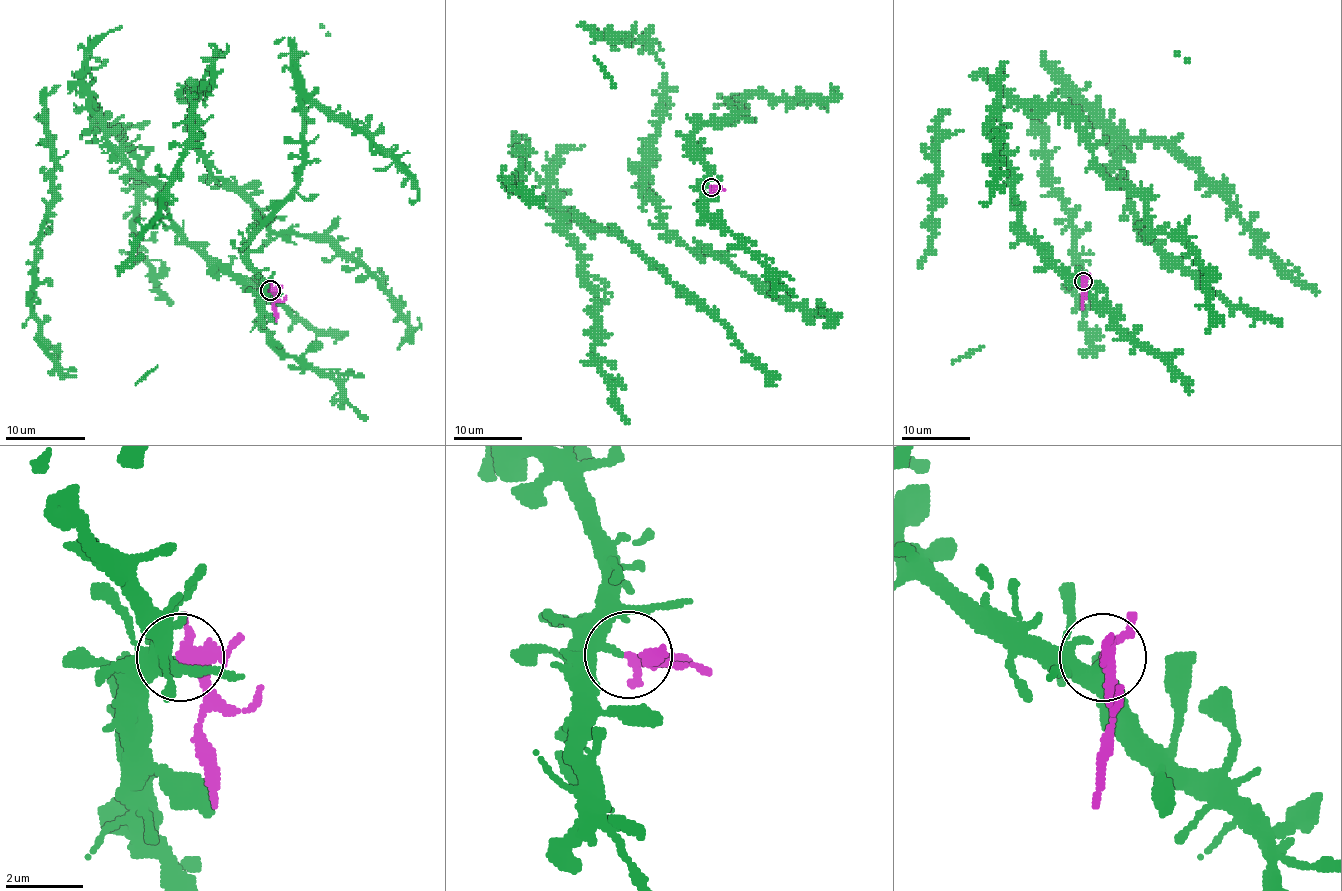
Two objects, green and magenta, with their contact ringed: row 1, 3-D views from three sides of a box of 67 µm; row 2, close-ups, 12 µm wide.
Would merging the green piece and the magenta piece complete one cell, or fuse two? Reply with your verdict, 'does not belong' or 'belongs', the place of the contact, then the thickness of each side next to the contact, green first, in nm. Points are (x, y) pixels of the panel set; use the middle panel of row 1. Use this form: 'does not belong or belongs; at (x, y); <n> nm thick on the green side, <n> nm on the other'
does not belong; at (711, 187); 240 nm thick on the green side, 240 nm on the other

